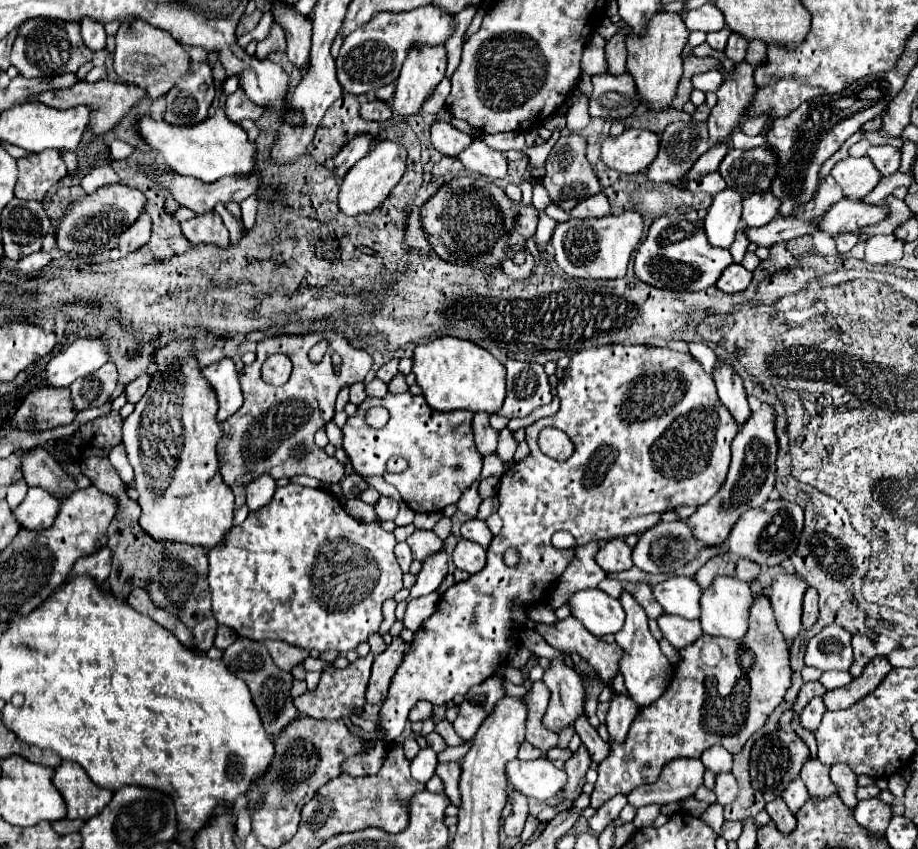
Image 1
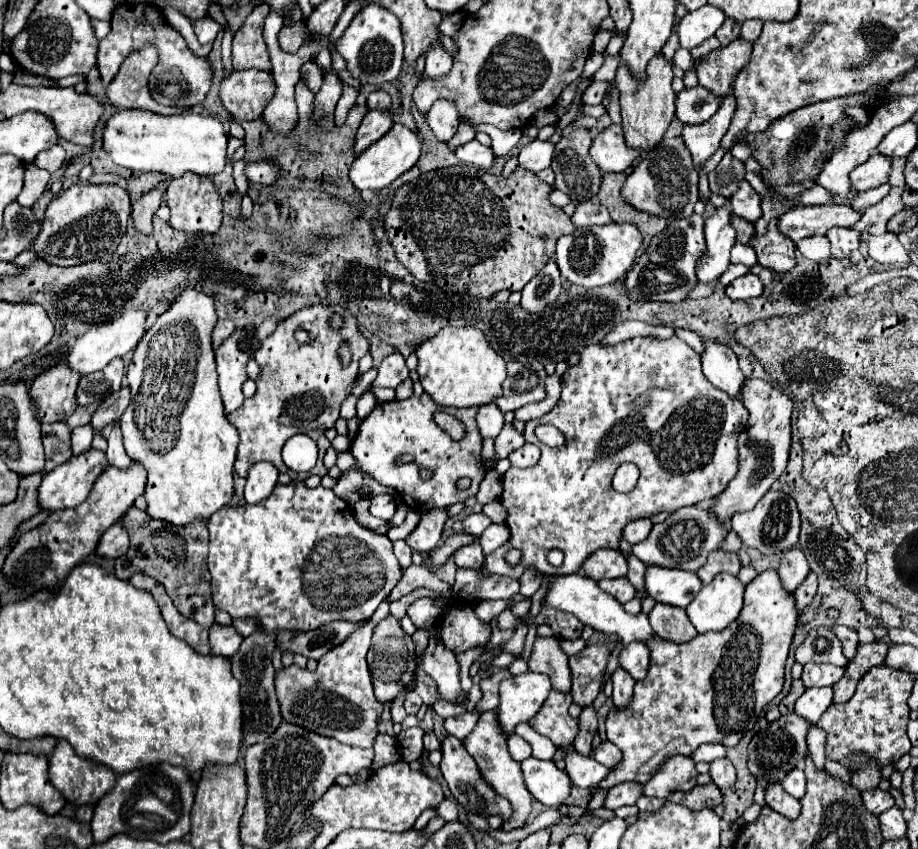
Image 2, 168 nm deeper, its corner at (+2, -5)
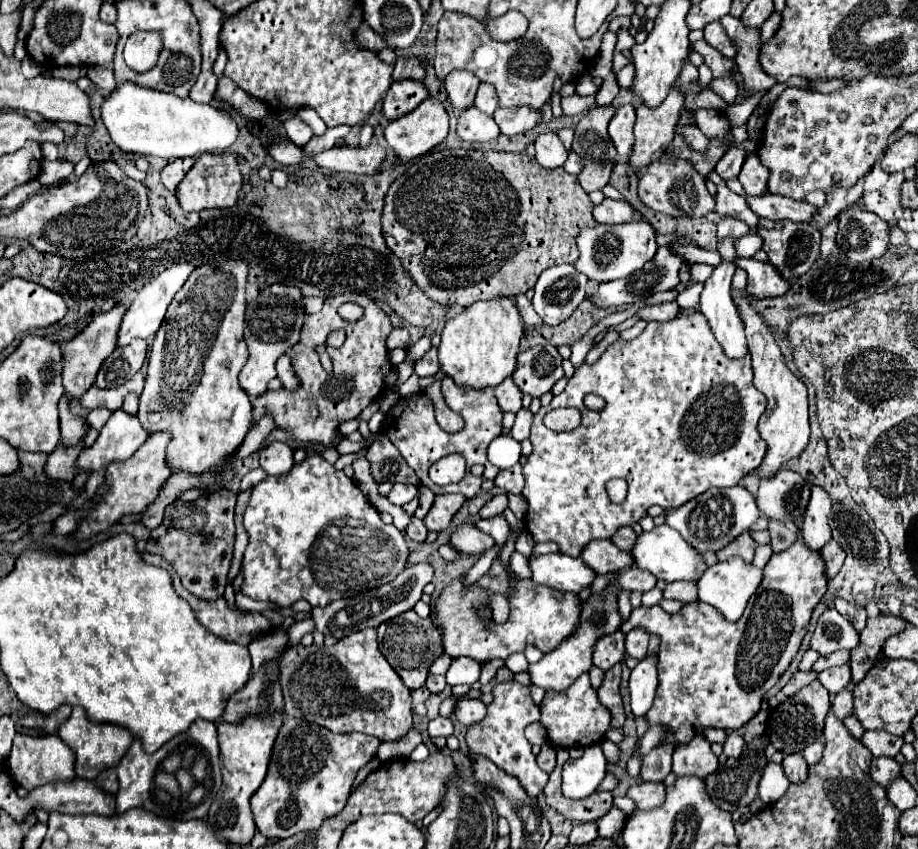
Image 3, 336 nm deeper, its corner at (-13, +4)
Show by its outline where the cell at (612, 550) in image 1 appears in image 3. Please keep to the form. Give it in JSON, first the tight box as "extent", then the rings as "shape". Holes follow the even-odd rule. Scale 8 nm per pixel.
{"extent":[581,541,635,575],"shape":[[[595,541],[595,543],[587,545],[587,551],[583,551],[581,559],[595,573],[601,573],[601,575],[625,571],[635,563],[631,553],[615,547],[611,541]]]}

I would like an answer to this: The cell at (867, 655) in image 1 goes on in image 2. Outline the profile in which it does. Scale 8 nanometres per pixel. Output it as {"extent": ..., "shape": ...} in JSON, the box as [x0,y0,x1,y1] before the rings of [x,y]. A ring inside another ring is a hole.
{"extent":[832,624,858,660],"shape":[[[834,624],[832,626],[832,632],[838,636],[840,644],[842,644],[842,652],[848,660],[854,658],[856,654],[856,646],[858,646],[858,634],[854,628],[848,628],[848,626],[840,626],[840,624]]]}

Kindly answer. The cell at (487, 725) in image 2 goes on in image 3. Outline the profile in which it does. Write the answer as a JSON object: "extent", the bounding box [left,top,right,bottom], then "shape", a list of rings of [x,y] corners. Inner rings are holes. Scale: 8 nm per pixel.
{"extent":[467,681,549,793],"shape":[[[515,681],[499,683],[493,689],[493,697],[495,697],[493,703],[487,705],[485,719],[471,725],[469,731],[467,731],[469,753],[471,753],[471,757],[483,755],[483,757],[491,759],[499,769],[517,777],[529,793],[539,793],[545,787],[545,783],[549,779],[549,773],[545,773],[537,765],[535,755],[531,753],[531,743],[523,735],[523,731],[529,723],[539,721],[539,707],[533,703],[529,687],[523,687]]]}

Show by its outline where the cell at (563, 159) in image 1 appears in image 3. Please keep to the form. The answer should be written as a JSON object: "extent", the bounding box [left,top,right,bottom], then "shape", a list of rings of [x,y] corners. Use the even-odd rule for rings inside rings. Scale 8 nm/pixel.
{"extent":[571,105,617,193],"shape":[[[611,105],[595,107],[595,109],[587,111],[585,117],[575,127],[575,139],[573,139],[571,151],[581,155],[581,159],[583,159],[583,169],[581,169],[581,173],[577,177],[579,177],[581,187],[587,193],[597,191],[597,189],[601,189],[601,187],[605,187],[609,183],[613,163],[615,163],[615,155],[617,155],[617,151],[615,151],[615,147],[613,147],[613,143],[611,143],[611,139],[607,135],[607,123],[611,121],[613,115],[615,115],[615,109]]]}

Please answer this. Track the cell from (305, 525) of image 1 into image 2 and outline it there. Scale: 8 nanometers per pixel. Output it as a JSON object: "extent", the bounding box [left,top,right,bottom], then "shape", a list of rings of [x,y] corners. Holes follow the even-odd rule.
{"extent":[208,482,402,632],"shape":[[[304,482],[276,484],[274,492],[266,500],[262,500],[260,504],[244,504],[244,506],[236,506],[236,508],[224,506],[220,512],[214,512],[214,516],[210,516],[210,520],[208,520],[208,530],[210,530],[208,570],[212,574],[212,600],[214,600],[214,604],[218,608],[226,610],[232,618],[256,618],[264,626],[264,632],[272,632],[276,628],[306,632],[306,630],[314,630],[330,620],[350,620],[350,622],[368,620],[374,614],[374,610],[378,608],[378,604],[392,592],[392,588],[402,578],[398,560],[392,552],[390,538],[386,534],[376,534],[374,530],[360,526],[348,506],[348,502],[344,502],[330,488],[324,488],[324,486],[308,488]]]}

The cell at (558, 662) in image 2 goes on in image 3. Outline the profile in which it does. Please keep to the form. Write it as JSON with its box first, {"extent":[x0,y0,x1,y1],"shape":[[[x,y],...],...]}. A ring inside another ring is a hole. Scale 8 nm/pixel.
{"extent":[437,559,579,663],"shape":[[[499,559],[491,565],[491,569],[489,569],[487,575],[483,575],[473,587],[469,587],[469,591],[467,591],[465,595],[463,595],[463,579],[455,579],[451,585],[445,587],[443,595],[439,597],[439,603],[437,603],[437,619],[439,619],[441,625],[443,625],[443,649],[445,649],[445,653],[451,655],[453,659],[455,659],[455,657],[461,657],[461,655],[463,655],[463,657],[471,657],[471,659],[475,659],[475,661],[479,661],[479,663],[487,663],[487,661],[491,661],[491,659],[495,659],[495,657],[497,657],[497,659],[507,659],[511,653],[523,651],[527,643],[535,645],[535,647],[541,649],[543,653],[549,653],[549,651],[553,651],[557,645],[561,645],[567,637],[571,637],[571,635],[577,631],[577,627],[579,627],[579,599],[577,599],[577,595],[567,595],[567,593],[555,591],[555,589],[551,589],[551,587],[537,585],[537,583],[533,583],[531,579],[517,579],[517,583],[515,583],[515,593],[509,597],[509,607],[511,607],[509,621],[507,621],[505,625],[497,625],[495,621],[491,621],[491,623],[489,623],[489,631],[485,631],[485,629],[483,629],[483,623],[479,621],[479,617],[477,617],[477,613],[475,613],[475,609],[473,609],[475,603],[489,603],[487,595],[483,593],[483,587],[485,587],[485,589],[491,589],[491,591],[497,591],[497,593],[501,593],[501,595],[507,597],[507,591],[509,591],[509,587],[511,587],[511,583],[509,583],[509,577],[507,577],[507,573],[505,573],[505,569],[503,569],[503,565],[501,565]]]}

